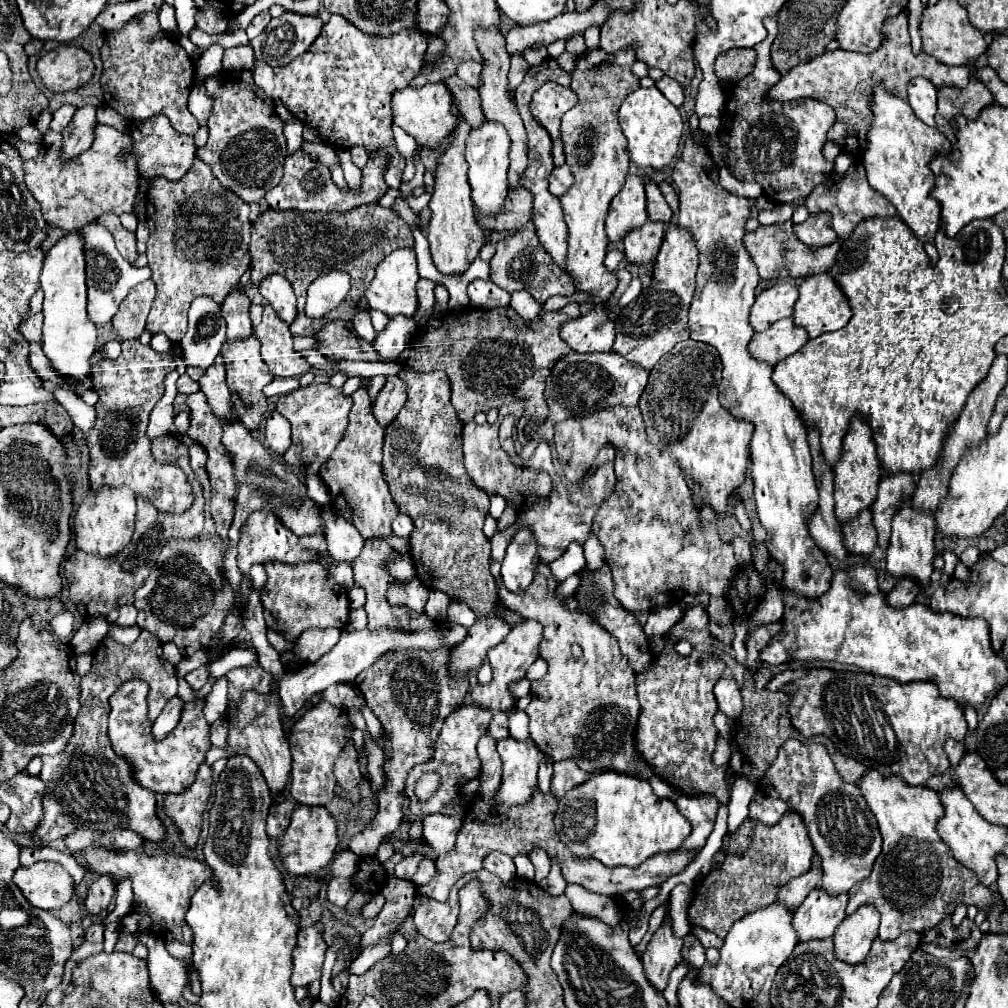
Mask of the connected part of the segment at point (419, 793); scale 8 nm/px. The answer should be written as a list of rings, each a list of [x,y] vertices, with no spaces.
[[[432,771],[432,773],[424,773],[418,781],[416,781],[416,797],[420,803],[428,803],[430,797],[440,789],[440,773]]]

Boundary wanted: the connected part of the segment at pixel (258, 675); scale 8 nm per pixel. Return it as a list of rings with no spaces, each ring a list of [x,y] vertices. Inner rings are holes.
[[[252,663],[242,669],[232,669],[226,673],[230,679],[230,691],[228,699],[240,699],[240,693],[246,689],[254,689],[258,693],[270,693],[272,691],[272,675],[266,673],[258,663]]]

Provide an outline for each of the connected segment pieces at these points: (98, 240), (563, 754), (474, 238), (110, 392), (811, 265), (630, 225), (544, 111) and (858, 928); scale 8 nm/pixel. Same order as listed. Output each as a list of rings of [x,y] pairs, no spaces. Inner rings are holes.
[[[90,223],[80,229],[86,245],[86,285],[88,285],[88,317],[94,325],[102,327],[110,323],[124,301],[124,297],[142,281],[150,279],[150,267],[130,265],[116,249],[114,237],[98,223]]]
[[[540,563],[536,569],[536,577],[532,585],[522,593],[512,593],[504,587],[504,583],[498,585],[498,595],[504,601],[504,605],[516,613],[520,613],[524,619],[534,619],[542,623],[544,627],[544,639],[540,643],[540,657],[548,661],[548,675],[532,681],[532,699],[526,713],[530,717],[530,737],[538,745],[538,749],[544,755],[552,755],[554,761],[560,759],[572,759],[586,775],[598,775],[600,771],[624,771],[634,773],[636,777],[652,779],[656,773],[652,773],[652,767],[648,767],[646,759],[640,757],[640,751],[636,751],[636,723],[640,717],[640,703],[636,695],[636,673],[624,659],[624,655],[618,649],[618,641],[614,635],[608,635],[596,621],[588,619],[588,615],[580,613],[576,609],[576,603],[570,601],[558,601],[556,591],[558,581],[552,577],[548,565]],[[574,645],[582,649],[582,655],[574,655]]]
[[[456,101],[452,103],[452,113],[456,117],[456,129],[452,133],[450,145],[440,153],[436,173],[434,173],[434,193],[430,201],[432,221],[428,227],[428,241],[434,265],[440,273],[464,273],[470,263],[478,257],[484,235],[480,233],[474,219],[474,205],[470,201],[470,183],[468,183],[468,161],[464,159],[464,143],[472,131],[466,119],[460,119],[460,111],[456,111]]]
[[[140,339],[122,341],[122,353],[116,361],[102,361],[92,369],[100,403],[96,405],[96,427],[88,437],[90,485],[100,489],[104,483],[132,483],[132,491],[148,498],[160,511],[181,514],[192,505],[190,483],[178,465],[154,461],[150,439],[146,437],[148,415],[164,395],[164,379],[170,369],[176,369],[174,357],[156,353],[150,345],[142,345]]]
[[[792,221],[760,227],[758,231],[748,233],[744,237],[744,245],[746,245],[748,253],[752,255],[762,279],[808,277],[808,275],[814,275],[814,273],[828,273],[828,267],[832,267],[832,263],[836,263],[836,255],[840,251],[838,241],[832,243],[832,245],[826,245],[826,247],[808,247],[808,245],[800,243],[800,239],[796,239],[796,235],[792,231]],[[782,247],[788,249],[786,255],[782,255]]]
[[[626,177],[622,191],[612,199],[608,213],[608,239],[610,243],[620,243],[628,231],[644,225],[648,221],[644,181],[640,177]]]
[[[544,83],[532,97],[532,115],[548,129],[552,137],[554,165],[564,165],[564,151],[560,139],[560,117],[576,105],[578,97],[570,87],[560,87],[558,83]]]
[[[862,905],[856,913],[848,915],[836,929],[834,933],[834,955],[850,965],[858,965],[868,957],[868,951],[872,947],[872,941],[878,937],[878,923],[880,915],[872,905]]]

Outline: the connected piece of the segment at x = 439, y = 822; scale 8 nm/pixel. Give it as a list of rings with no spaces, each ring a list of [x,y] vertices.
[[[434,813],[424,819],[424,839],[438,855],[444,855],[456,845],[456,835],[460,827],[462,817]]]

